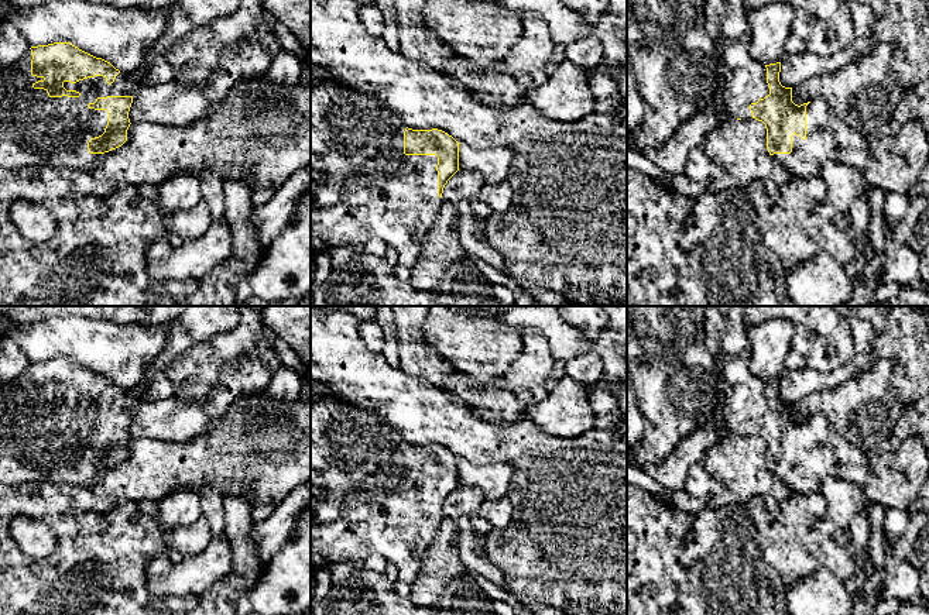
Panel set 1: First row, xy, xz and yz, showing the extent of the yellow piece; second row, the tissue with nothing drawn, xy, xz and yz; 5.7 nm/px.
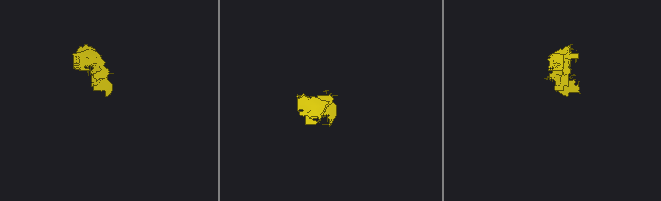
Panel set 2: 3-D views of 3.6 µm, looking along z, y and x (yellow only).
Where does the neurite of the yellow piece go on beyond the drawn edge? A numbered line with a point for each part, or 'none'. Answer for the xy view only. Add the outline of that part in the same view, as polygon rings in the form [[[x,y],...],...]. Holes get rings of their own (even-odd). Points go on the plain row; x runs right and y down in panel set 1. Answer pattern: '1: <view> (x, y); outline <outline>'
1: xy (36, 446); outline [[[28,365],[17,379],[0,379],[0,485],[48,481],[90,489],[100,470],[90,470],[88,458],[104,449],[109,430],[106,426],[89,425],[88,420],[95,419],[97,413],[133,412],[141,401],[128,394],[131,388],[120,386],[112,401],[103,392],[76,399],[64,398],[64,403],[79,408],[79,413],[49,413],[47,406],[32,403],[44,394],[31,391],[31,375],[32,370]]]

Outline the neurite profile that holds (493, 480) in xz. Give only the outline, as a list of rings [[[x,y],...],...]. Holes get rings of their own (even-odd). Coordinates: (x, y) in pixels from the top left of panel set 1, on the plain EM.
[[[459,460],[459,484],[477,488],[481,499],[500,499],[507,495],[514,468],[508,463],[477,465]]]

